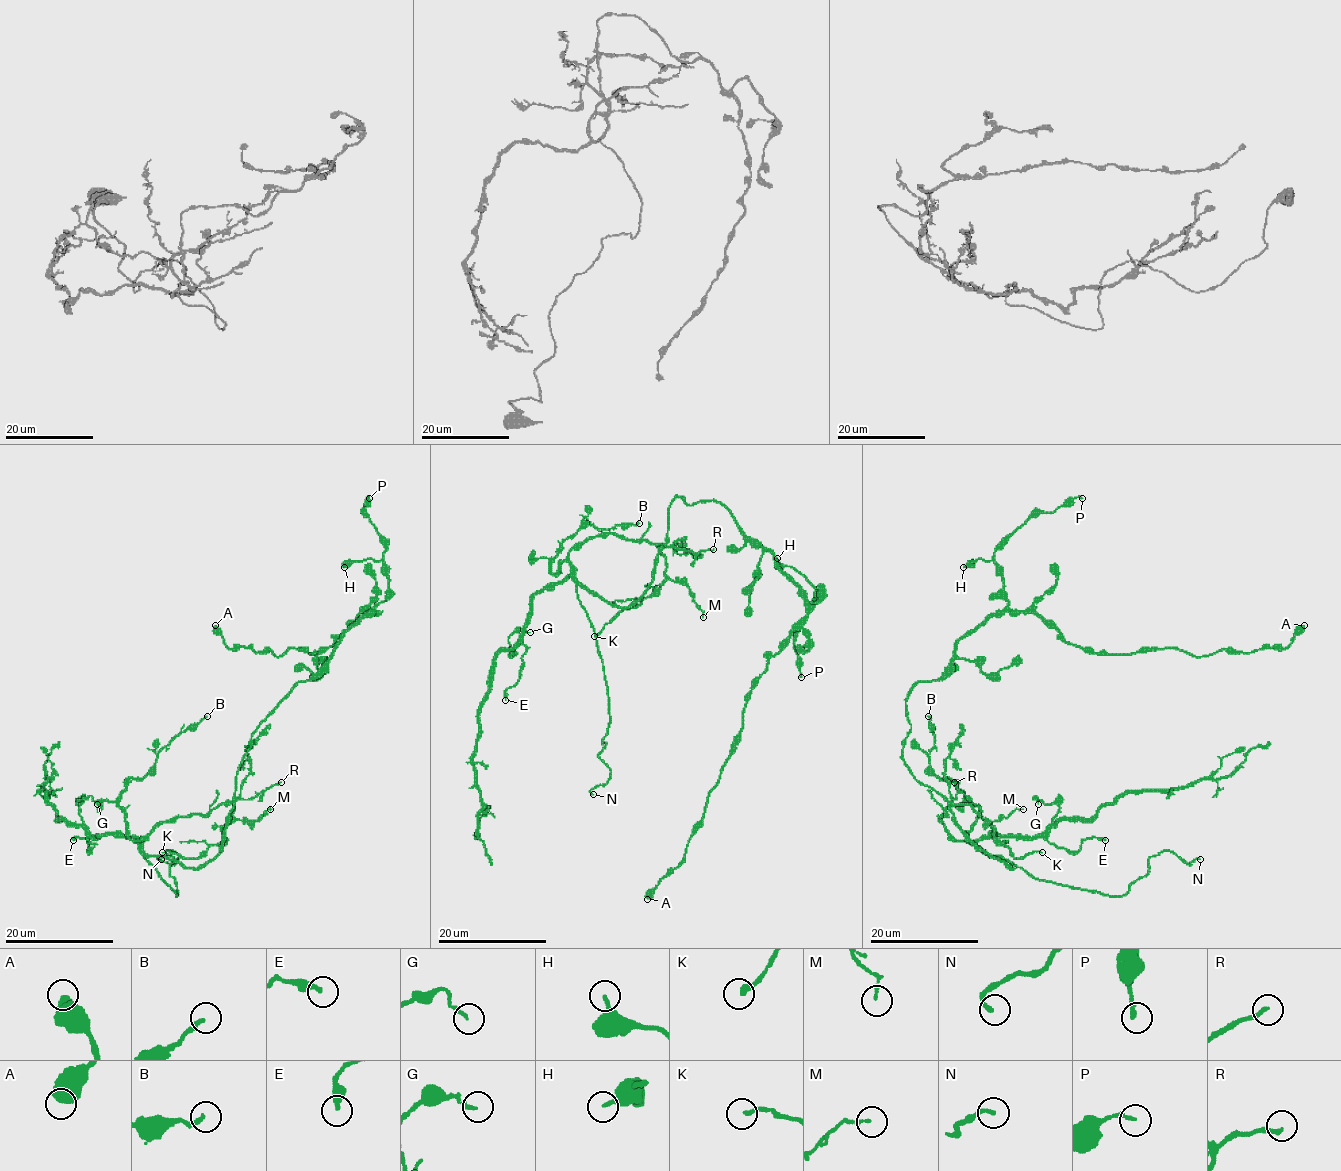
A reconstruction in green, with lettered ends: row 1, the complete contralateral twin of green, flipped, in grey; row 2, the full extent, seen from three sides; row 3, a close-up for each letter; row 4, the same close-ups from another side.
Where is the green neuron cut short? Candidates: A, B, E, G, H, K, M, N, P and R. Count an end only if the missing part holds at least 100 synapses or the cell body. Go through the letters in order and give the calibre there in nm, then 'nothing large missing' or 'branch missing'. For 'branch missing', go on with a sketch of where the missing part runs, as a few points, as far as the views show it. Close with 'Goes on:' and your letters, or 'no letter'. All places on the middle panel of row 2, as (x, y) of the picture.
A: calibre 600 nm; nothing large missing
B: calibre 200 nm; nothing large missing
E: calibre 320 nm; nothing large missing
G: calibre 170 nm; nothing large missing
H: calibre 190 nm; nothing large missing
K: calibre 200 nm; nothing large missing
M: calibre 160 nm; nothing large missing
N: calibre 200 nm; branch missing; course (593, 794), (608, 789), (617, 765), (630, 753), (665, 753), (680, 769), (662, 735), (663, 688), (643, 662)
P: calibre 220 nm; nothing large missing
R: calibre 190 nm; nothing large missing
Goes on: N

